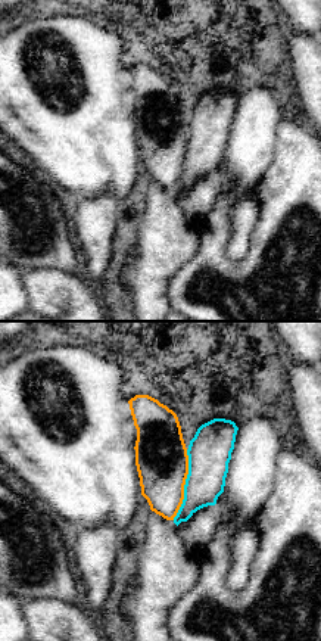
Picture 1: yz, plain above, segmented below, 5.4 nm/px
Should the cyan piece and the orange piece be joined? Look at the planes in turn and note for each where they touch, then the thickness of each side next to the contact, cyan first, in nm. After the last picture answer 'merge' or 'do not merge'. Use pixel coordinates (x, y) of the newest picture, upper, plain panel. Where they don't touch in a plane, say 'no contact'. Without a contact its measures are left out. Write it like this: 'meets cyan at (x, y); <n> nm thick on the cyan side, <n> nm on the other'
meets cyan at (184, 155); 240 nm thick on the cyan side, 280 nm on the other

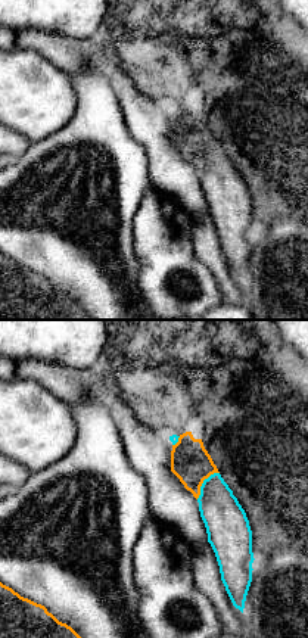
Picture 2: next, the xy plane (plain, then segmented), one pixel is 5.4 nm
meets cyan at (204, 152); 240 nm thick on the cyan side, 220 nm on the other

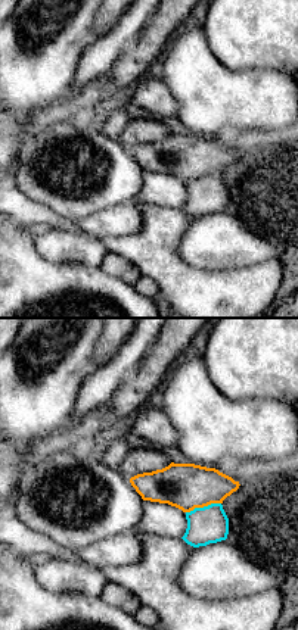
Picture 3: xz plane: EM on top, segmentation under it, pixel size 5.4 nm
meets cyan at (204, 177); 200 nm thick on the cyan side, 260 nm on the other

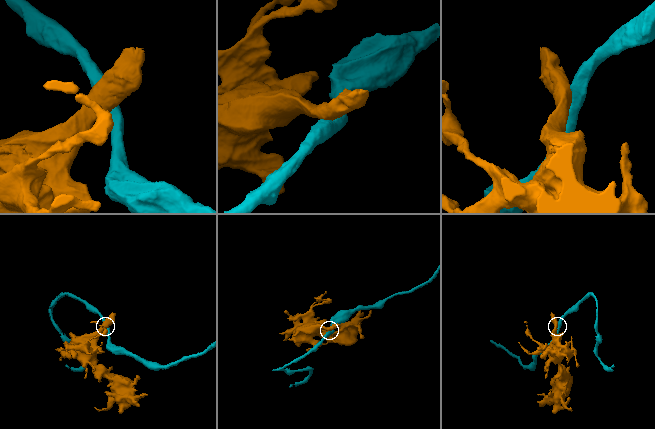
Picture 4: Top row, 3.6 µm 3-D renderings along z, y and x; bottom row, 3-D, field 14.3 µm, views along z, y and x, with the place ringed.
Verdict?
merge

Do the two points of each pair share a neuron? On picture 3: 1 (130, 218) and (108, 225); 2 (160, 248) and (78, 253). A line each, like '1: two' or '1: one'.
1: one
2: two

